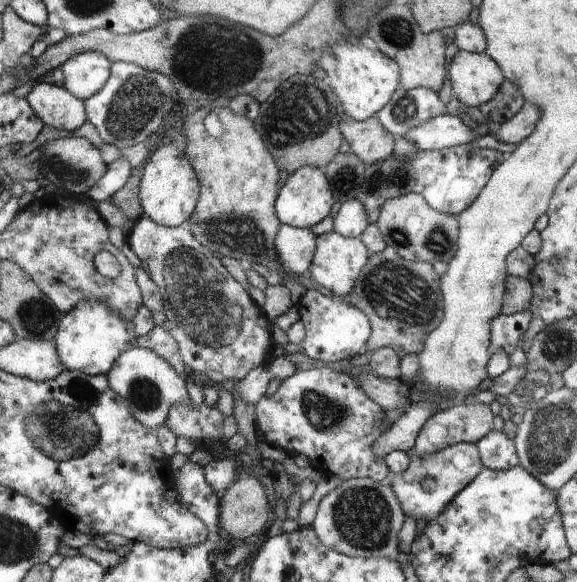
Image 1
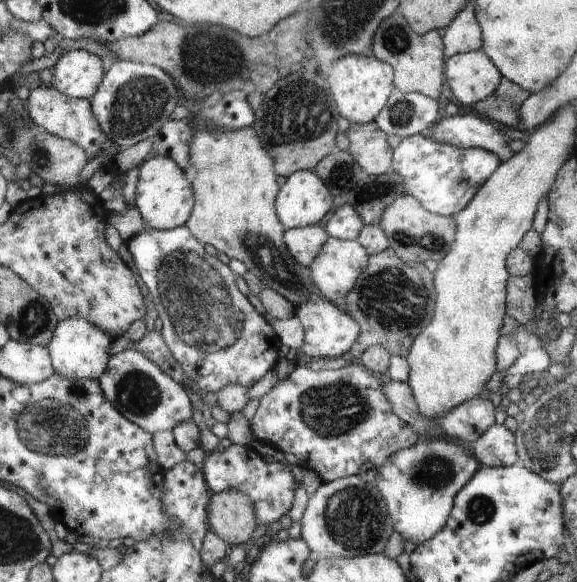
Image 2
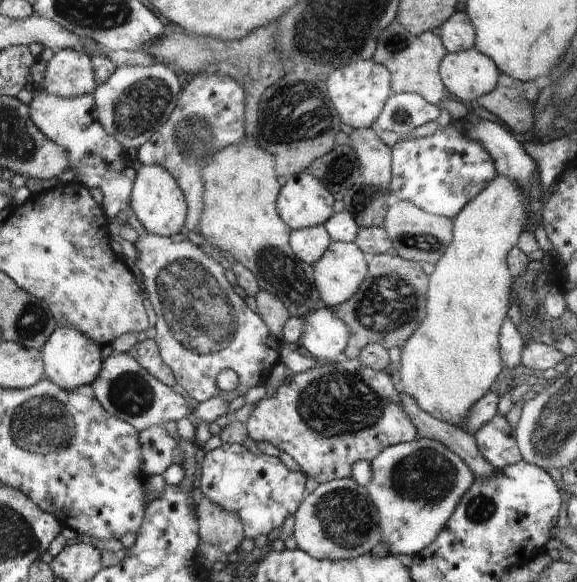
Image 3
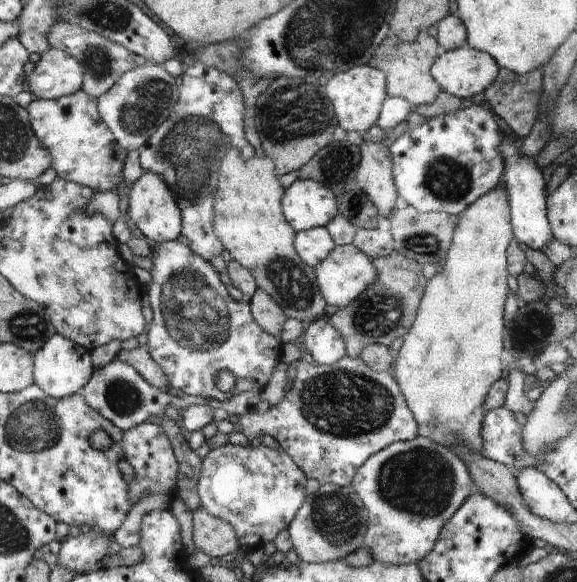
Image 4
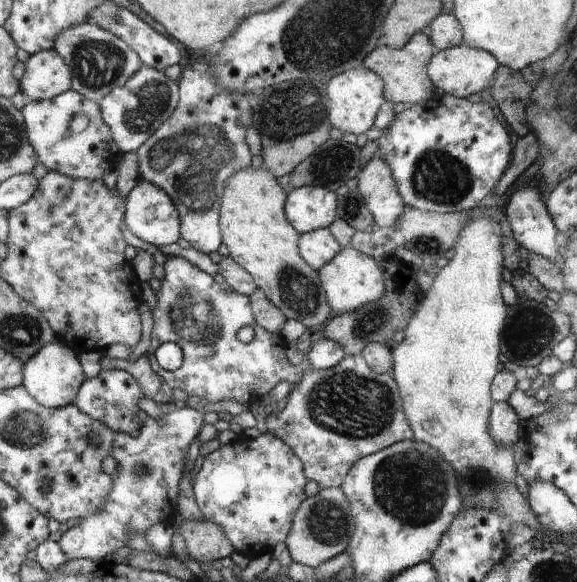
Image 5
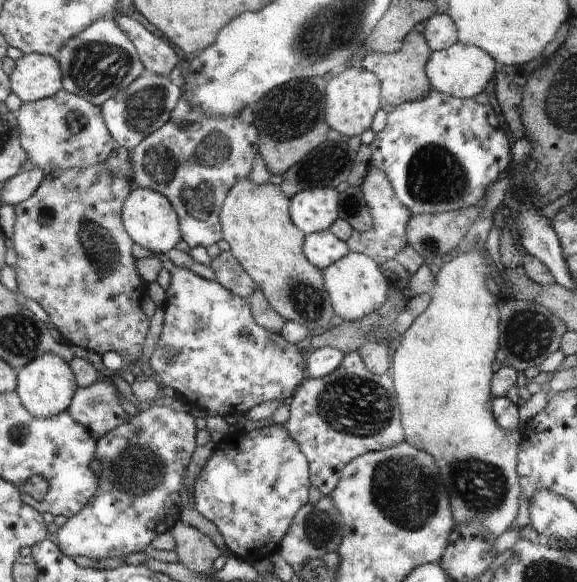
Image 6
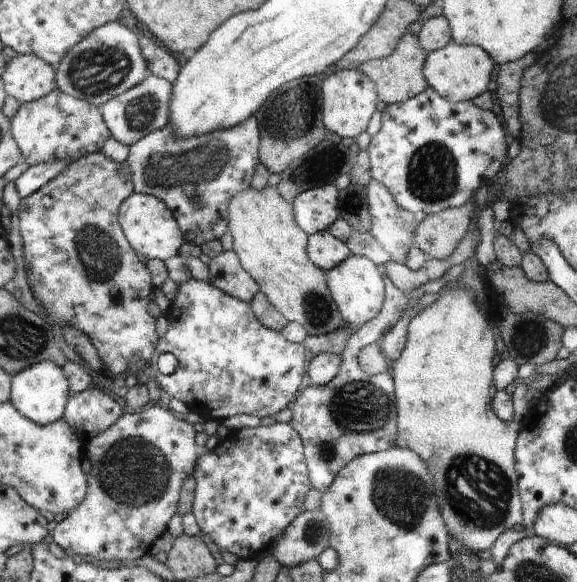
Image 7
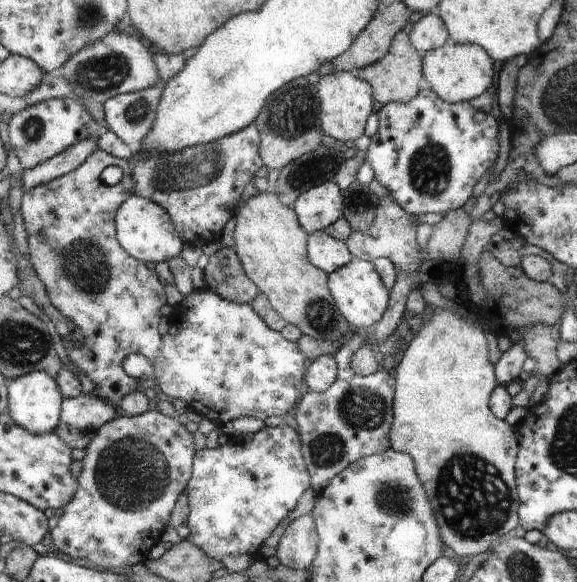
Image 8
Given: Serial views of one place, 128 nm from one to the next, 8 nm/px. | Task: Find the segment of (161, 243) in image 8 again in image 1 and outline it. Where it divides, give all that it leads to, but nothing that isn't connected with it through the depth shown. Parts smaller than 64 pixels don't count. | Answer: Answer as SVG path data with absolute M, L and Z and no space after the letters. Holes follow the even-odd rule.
M168 141L153 148L139 184L139 199L147 217L167 227L186 225L194 212L199 192L199 178L182 148Z

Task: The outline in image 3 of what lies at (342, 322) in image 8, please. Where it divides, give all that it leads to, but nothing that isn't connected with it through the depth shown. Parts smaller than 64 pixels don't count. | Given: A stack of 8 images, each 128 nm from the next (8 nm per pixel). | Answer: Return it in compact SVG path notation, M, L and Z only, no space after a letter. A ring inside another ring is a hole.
M250 136L216 150L202 172L205 208L199 233L250 270L259 288L277 296L292 317L303 318L324 302L313 276L313 265L294 254L289 244L292 229L276 212L276 198L280 198L281 190L274 170L272 154L260 148Z

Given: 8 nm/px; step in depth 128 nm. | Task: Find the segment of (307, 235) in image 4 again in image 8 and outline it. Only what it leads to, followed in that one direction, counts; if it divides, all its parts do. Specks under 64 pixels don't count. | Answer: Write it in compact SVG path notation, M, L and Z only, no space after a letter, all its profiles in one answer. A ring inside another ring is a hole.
M324 230L308 234L306 251L309 260L328 274L353 260L353 255L345 241L330 236Z

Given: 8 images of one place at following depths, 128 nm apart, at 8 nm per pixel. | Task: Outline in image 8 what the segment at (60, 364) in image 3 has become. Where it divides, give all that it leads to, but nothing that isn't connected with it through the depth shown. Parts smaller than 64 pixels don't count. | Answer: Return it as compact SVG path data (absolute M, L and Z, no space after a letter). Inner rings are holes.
M31 372L9 383L10 415L31 433L45 435L61 426L65 397L61 384L49 372Z

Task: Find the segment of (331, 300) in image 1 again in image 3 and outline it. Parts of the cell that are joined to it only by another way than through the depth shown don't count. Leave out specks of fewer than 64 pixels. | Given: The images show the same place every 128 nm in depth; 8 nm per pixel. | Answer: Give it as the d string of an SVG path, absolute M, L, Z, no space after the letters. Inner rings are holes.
M320 307L303 318L303 335L299 345L319 362L334 362L344 355L352 338L352 329L334 313L334 308Z

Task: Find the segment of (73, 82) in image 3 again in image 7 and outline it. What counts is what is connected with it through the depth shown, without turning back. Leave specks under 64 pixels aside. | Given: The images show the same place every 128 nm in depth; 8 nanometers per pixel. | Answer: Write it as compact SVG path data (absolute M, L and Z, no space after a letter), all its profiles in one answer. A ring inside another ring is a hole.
M18 55L3 74L9 96L31 103L59 88L57 67L38 55Z

